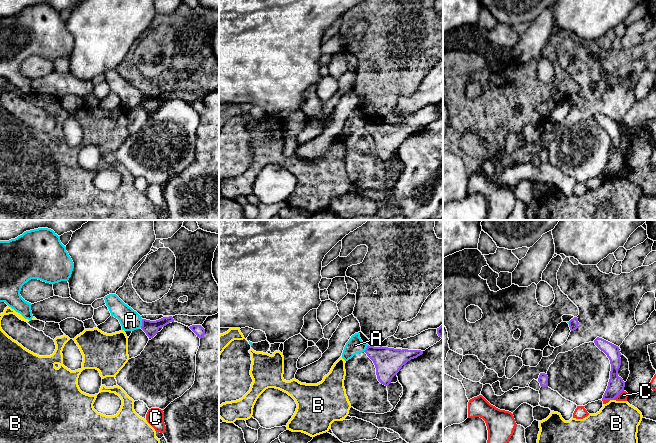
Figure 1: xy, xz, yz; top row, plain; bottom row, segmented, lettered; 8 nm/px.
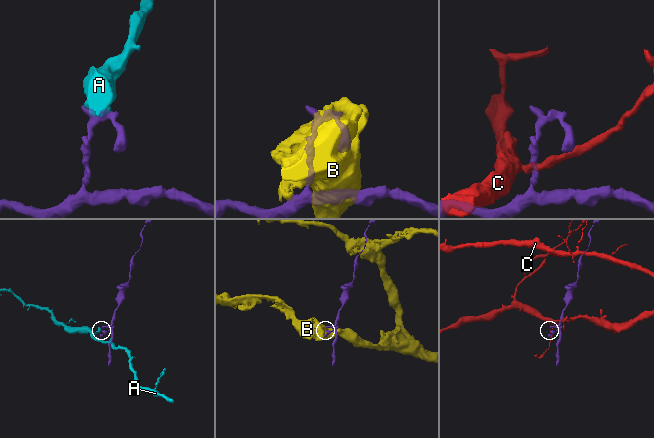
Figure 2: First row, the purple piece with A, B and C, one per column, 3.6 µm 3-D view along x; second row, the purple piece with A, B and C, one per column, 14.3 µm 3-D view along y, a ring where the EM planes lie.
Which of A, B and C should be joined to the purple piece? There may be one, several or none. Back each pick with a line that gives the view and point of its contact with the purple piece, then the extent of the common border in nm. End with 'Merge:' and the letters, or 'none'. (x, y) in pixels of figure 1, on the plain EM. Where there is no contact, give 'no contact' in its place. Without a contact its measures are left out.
Merge: none

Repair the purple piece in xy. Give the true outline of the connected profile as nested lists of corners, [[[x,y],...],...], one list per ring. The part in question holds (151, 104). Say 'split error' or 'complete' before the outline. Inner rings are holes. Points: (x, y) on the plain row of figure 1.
complete; [[[172,92],[163,93],[159,96],[156,96],[156,97],[150,97],[150,96],[142,95],[141,105],[146,109],[146,111],[149,114],[153,114],[158,109],[158,106],[161,103],[166,102],[170,98],[174,98],[174,95]]]

